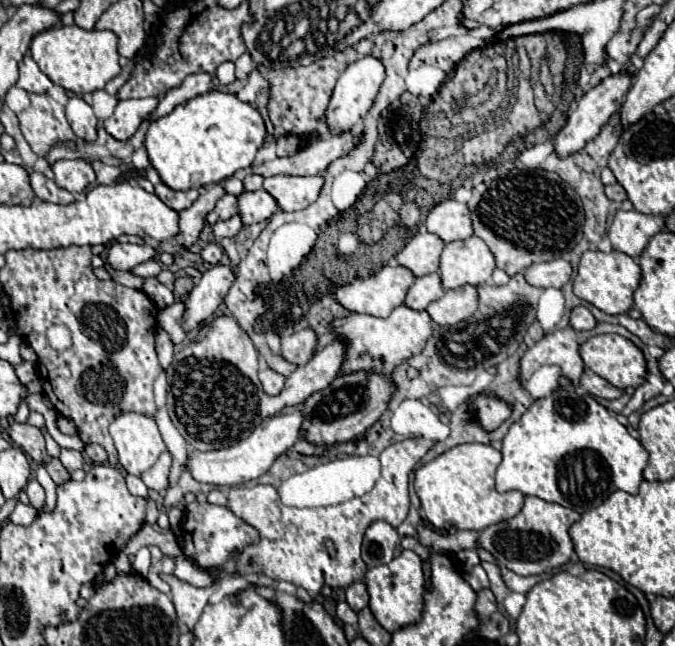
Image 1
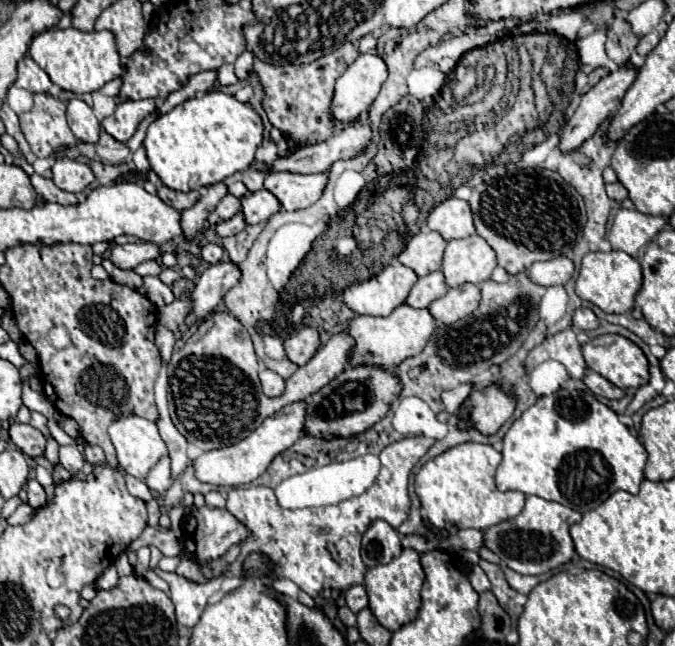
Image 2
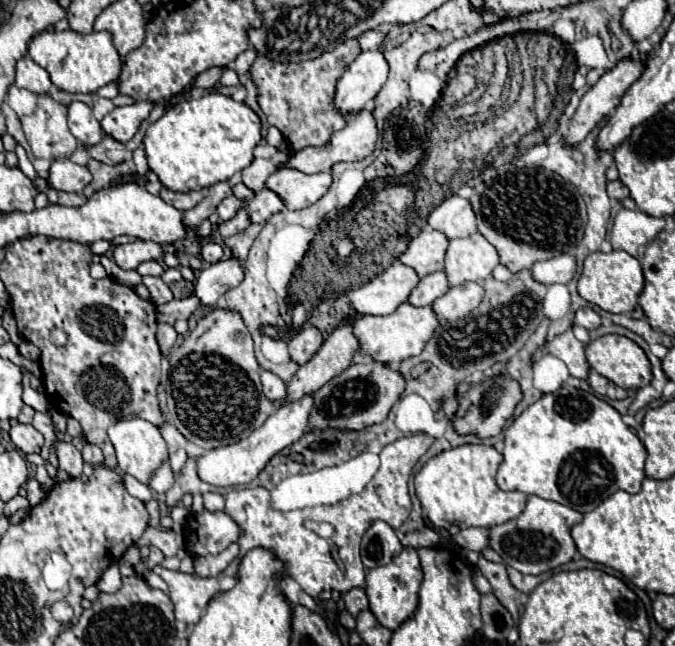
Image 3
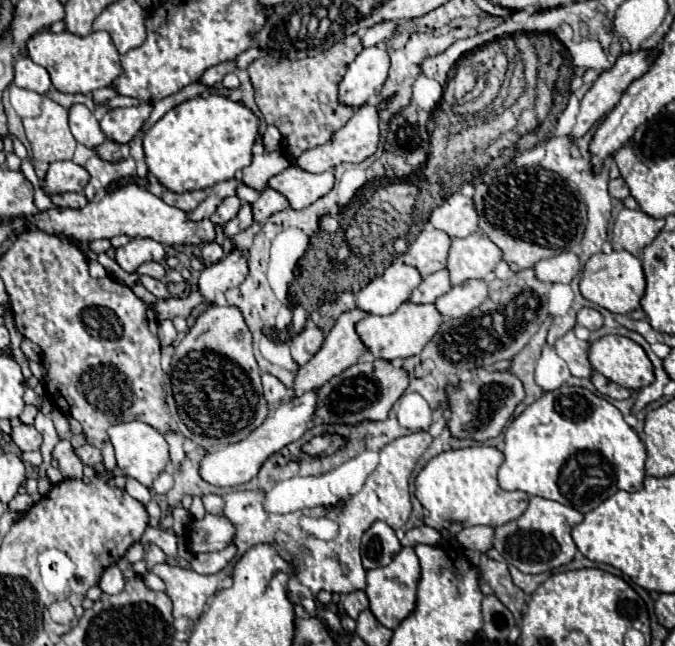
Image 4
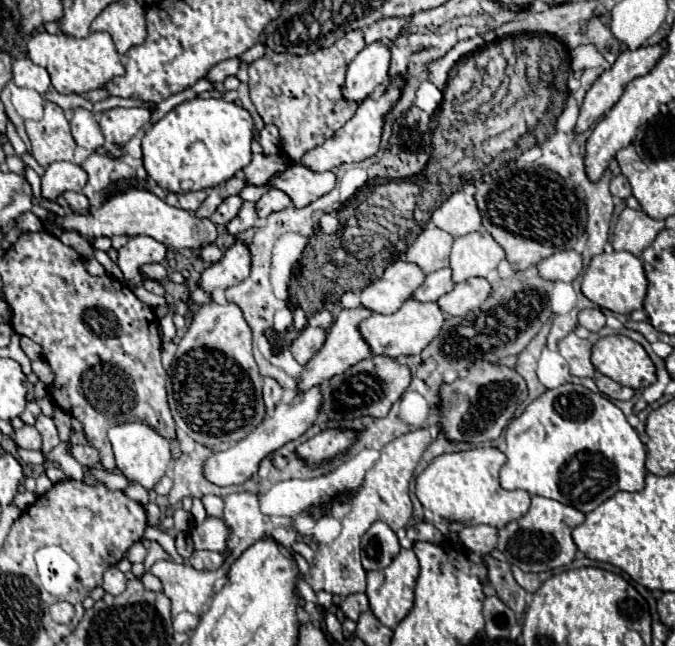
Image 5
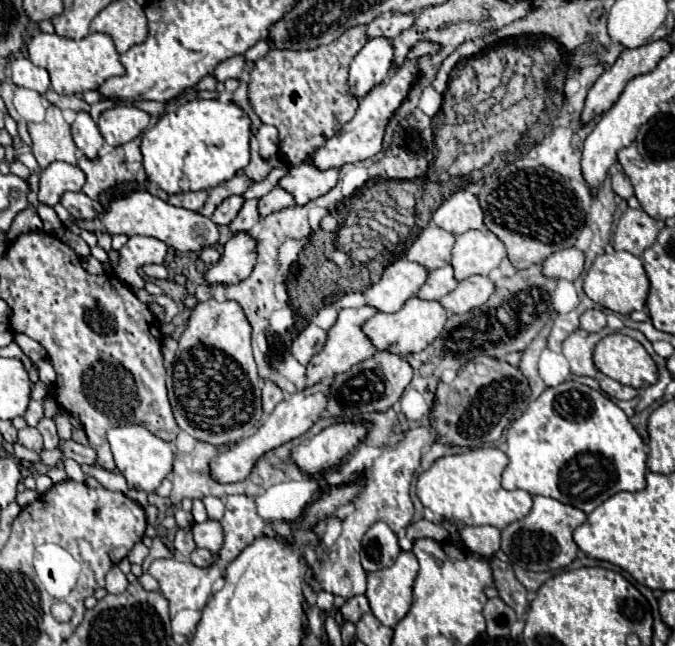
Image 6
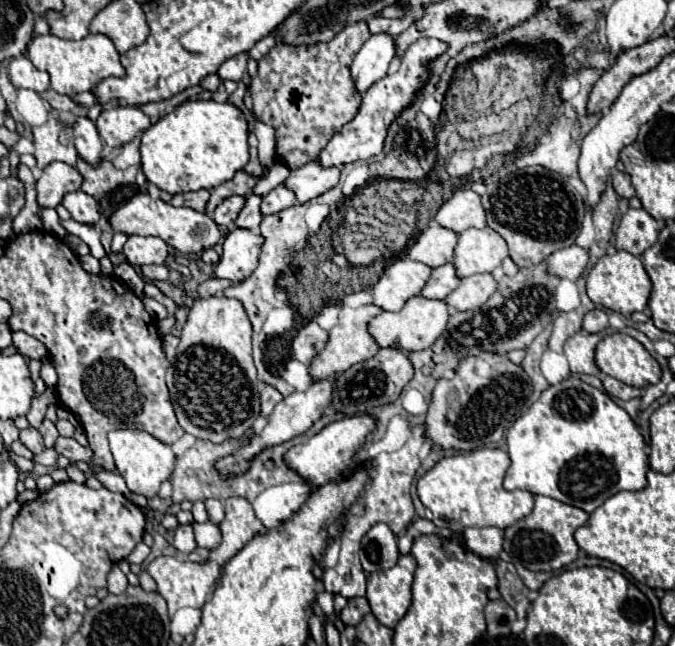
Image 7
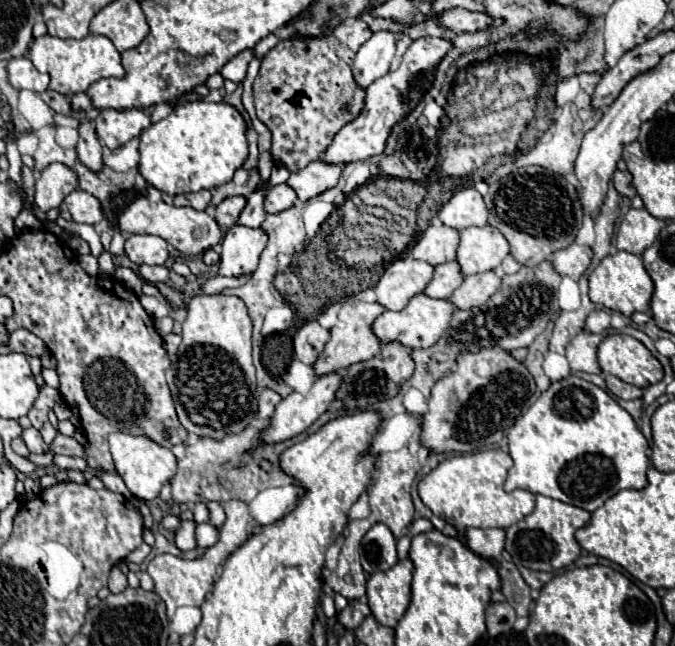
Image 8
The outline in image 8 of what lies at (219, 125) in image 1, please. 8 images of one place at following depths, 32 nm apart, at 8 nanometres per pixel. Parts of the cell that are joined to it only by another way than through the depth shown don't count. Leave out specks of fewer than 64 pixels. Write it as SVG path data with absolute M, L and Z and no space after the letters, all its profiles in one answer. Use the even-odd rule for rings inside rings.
M186 102L174 108L164 120L152 124L140 134L140 164L138 170L144 176L148 184L154 188L166 192L166 194L186 194L186 192L198 192L198 190L212 190L220 184L226 184L232 180L234 172L246 162L248 158L248 142L246 142L246 122L242 114L226 104L214 104L214 102Z

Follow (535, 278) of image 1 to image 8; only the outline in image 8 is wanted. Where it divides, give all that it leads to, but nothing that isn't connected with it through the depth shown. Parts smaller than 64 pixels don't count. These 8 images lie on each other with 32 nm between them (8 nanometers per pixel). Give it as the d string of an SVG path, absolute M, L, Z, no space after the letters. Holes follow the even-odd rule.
M570 244L568 248L554 252L550 256L550 262L560 276L570 276L572 280L578 280L586 272L590 258L592 258L592 250L588 246Z

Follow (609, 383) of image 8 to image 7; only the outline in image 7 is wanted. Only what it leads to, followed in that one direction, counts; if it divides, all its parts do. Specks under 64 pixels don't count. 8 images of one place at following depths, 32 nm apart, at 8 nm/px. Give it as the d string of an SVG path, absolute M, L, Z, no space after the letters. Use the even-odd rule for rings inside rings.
M600 374L600 380L602 380L604 390L606 390L610 396L614 396L614 398L620 398L620 400L632 400L632 398L640 396L640 390L638 390L638 388L628 386L628 384L622 384L622 382L618 382L616 378L612 378L612 376Z

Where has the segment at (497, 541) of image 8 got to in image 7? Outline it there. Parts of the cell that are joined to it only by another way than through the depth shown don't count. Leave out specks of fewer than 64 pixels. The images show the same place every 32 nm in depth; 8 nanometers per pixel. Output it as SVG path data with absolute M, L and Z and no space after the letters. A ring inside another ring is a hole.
M464 528L462 536L464 536L464 542L466 546L482 556L482 558L488 558L488 560L494 560L498 558L498 552L502 550L502 530L500 528Z

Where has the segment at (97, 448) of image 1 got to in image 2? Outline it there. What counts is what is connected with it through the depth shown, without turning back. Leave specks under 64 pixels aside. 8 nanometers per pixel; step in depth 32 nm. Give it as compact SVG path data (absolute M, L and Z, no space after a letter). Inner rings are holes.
M90 444L84 446L84 458L86 458L86 462L90 462L90 464L104 464L104 462L106 462L104 450L102 450L100 446L90 446Z

